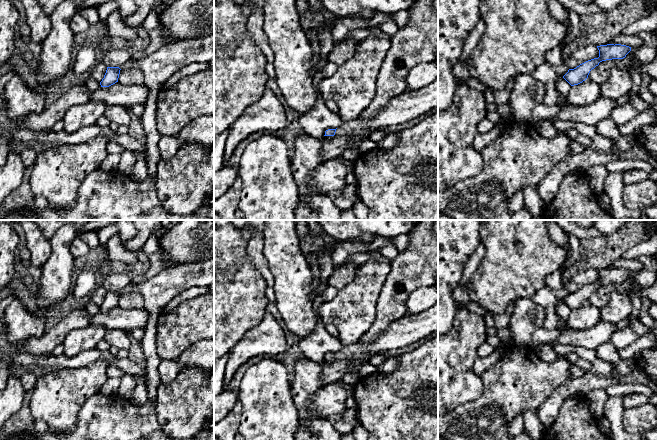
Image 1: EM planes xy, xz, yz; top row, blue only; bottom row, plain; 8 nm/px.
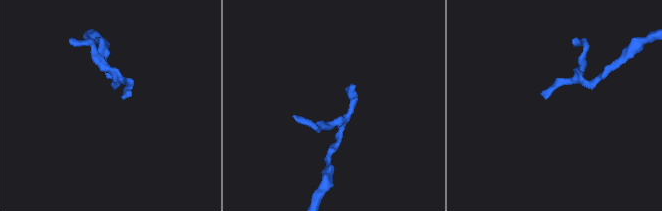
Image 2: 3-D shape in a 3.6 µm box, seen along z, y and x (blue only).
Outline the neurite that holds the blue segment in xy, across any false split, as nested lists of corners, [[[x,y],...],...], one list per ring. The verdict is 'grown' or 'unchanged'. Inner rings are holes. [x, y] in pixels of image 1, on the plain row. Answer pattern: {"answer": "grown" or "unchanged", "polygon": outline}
{"answer": "unchanged", "polygon": [[[107,291],[104,302],[100,306],[101,311],[109,311],[118,306],[120,294],[119,291]]]}

